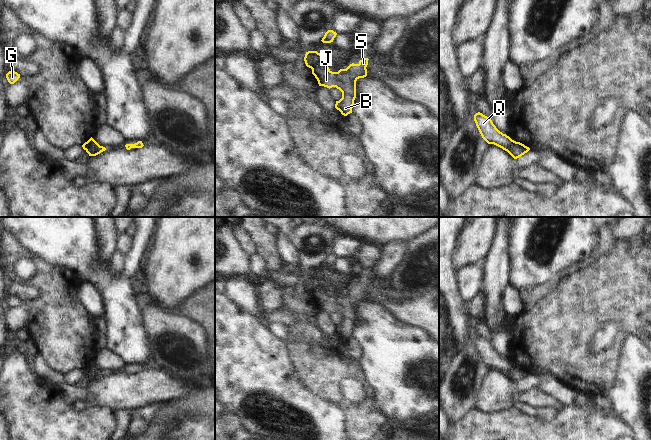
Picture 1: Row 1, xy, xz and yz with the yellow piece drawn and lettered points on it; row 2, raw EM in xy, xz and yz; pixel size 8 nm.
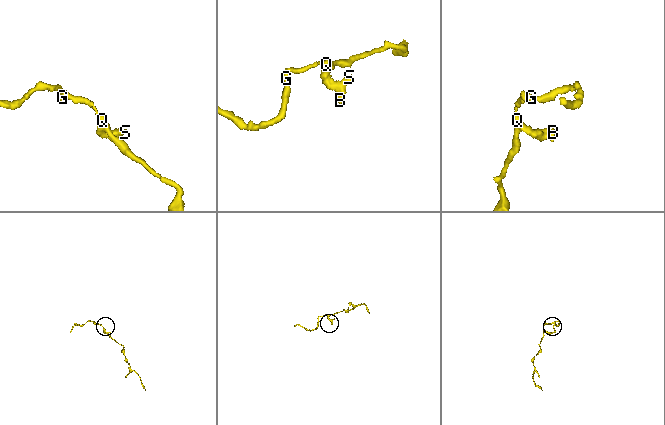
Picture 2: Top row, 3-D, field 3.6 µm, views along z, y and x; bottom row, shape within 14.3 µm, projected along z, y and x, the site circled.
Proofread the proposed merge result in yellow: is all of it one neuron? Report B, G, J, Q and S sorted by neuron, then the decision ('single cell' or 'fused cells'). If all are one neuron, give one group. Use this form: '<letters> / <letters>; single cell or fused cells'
B J S / G Q; fused cells

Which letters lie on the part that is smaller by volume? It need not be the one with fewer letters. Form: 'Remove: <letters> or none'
Remove: B, J, S

